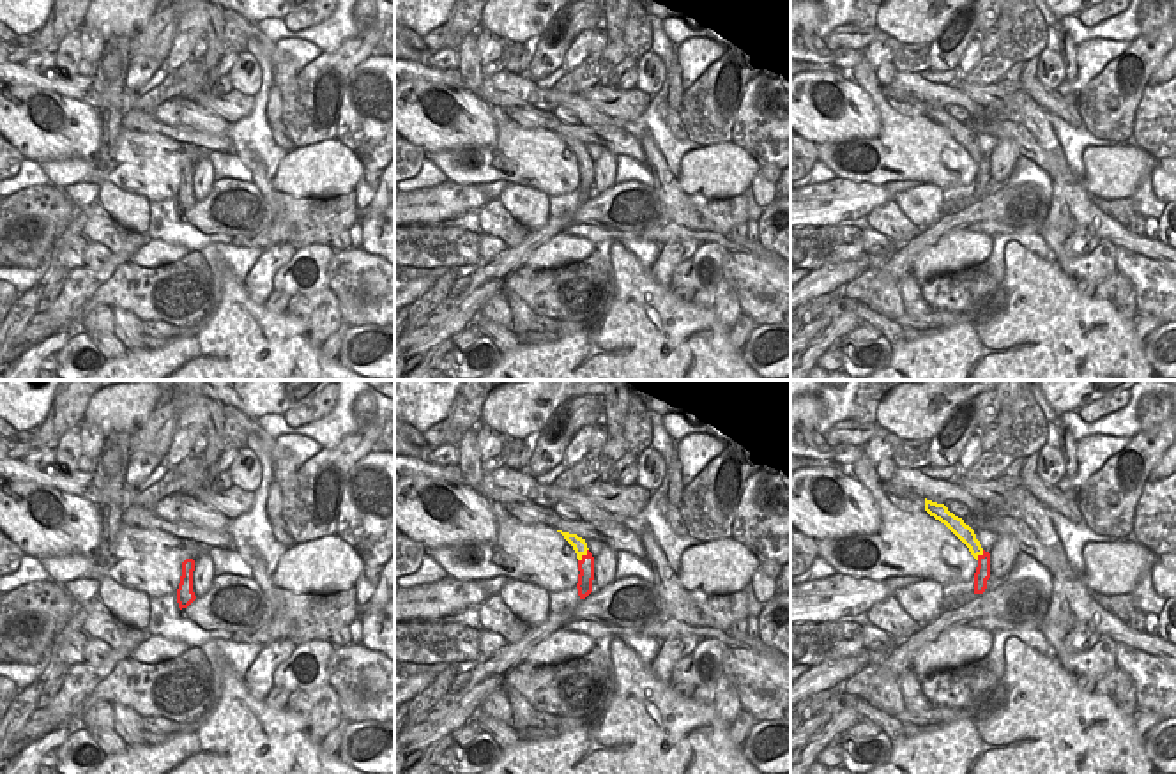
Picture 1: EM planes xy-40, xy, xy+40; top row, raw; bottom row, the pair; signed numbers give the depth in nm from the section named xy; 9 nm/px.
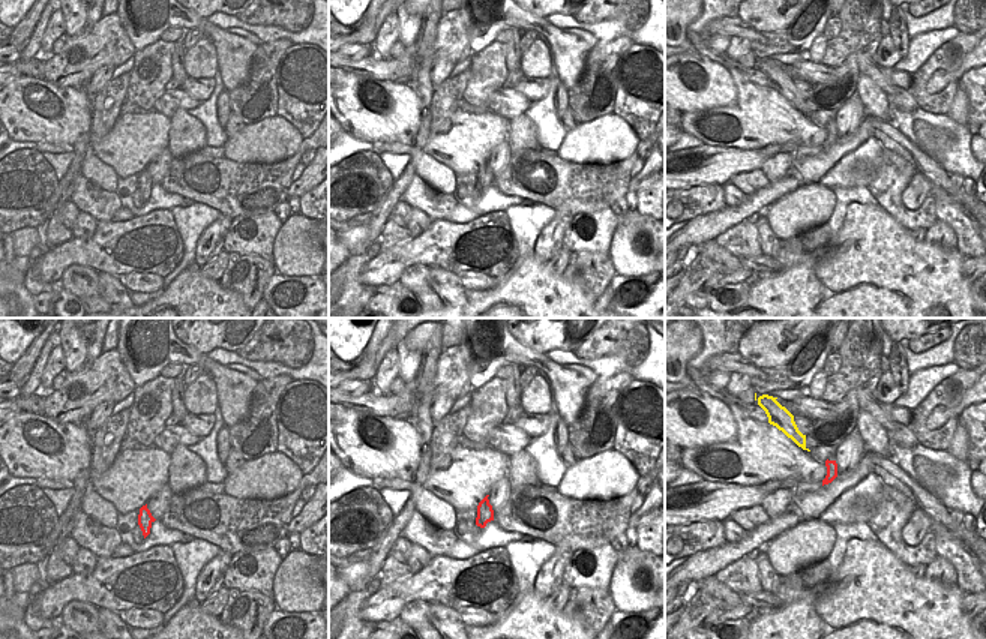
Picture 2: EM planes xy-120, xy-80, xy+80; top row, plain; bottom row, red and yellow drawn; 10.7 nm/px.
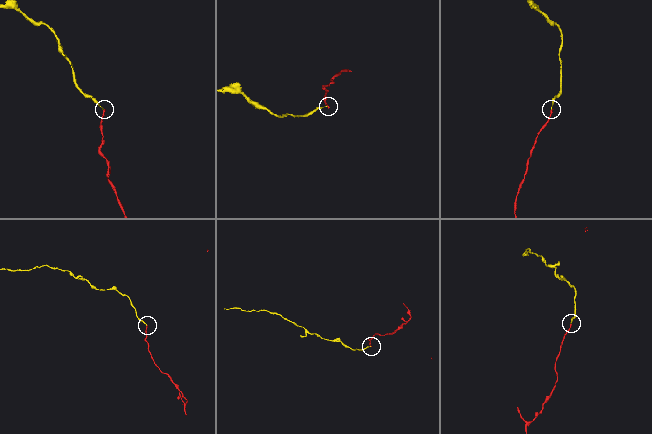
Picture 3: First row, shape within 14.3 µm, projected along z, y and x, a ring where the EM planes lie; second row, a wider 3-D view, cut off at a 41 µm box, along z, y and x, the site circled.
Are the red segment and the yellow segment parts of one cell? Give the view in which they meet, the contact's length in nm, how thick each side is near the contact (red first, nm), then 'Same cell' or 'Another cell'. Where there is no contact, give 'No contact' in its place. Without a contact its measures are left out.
Touches red in xy. Shared border 150 nm. Thickness 160 nm (red) against 130 nm. Another cell

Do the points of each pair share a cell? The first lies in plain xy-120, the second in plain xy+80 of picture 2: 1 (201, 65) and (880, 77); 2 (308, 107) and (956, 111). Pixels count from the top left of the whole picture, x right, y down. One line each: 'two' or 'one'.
1: two
2: two

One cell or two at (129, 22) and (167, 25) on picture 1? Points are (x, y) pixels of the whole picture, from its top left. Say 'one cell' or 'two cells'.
two cells

